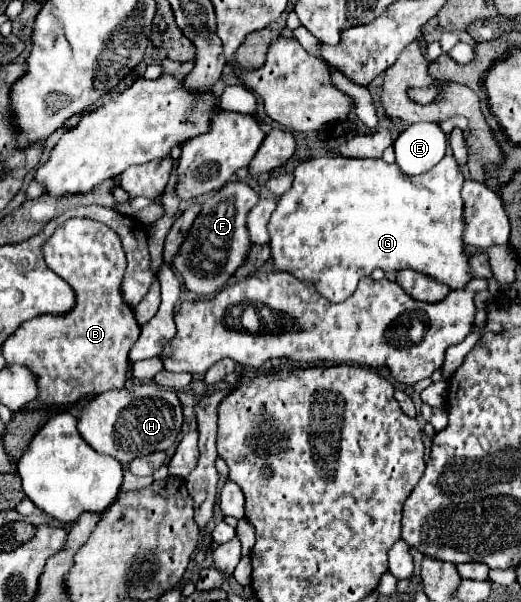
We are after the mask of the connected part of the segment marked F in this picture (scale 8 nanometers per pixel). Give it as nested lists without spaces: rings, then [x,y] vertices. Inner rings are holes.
[[[240,181],[224,185],[212,197],[202,203],[198,217],[194,219],[178,255],[174,255],[174,269],[180,273],[184,287],[200,297],[208,297],[220,291],[236,273],[236,269],[246,261],[252,247],[246,215],[258,203],[258,195]]]

